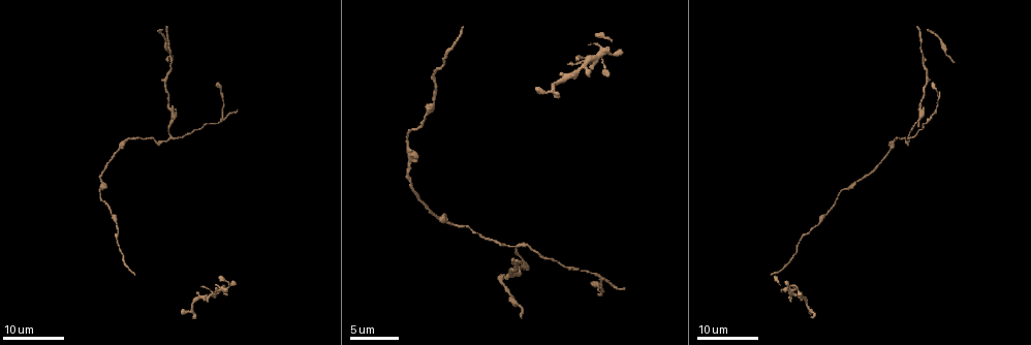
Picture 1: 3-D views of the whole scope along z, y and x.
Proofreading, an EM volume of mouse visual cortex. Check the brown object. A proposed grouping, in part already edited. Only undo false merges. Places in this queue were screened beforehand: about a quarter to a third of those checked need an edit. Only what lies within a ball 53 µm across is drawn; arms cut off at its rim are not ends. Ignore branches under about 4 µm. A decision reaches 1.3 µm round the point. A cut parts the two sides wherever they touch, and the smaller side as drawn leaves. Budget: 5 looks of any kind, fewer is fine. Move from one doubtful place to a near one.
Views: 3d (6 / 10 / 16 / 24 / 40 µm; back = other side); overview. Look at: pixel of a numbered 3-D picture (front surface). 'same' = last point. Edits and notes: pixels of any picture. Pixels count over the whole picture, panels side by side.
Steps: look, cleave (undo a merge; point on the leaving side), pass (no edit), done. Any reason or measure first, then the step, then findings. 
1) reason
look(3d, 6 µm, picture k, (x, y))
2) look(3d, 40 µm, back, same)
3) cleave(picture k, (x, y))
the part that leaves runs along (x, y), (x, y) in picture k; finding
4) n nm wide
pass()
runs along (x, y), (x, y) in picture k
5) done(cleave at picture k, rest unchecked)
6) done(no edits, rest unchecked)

calibre changes
look(3d, 16 µm, picture 1, (453, 223))

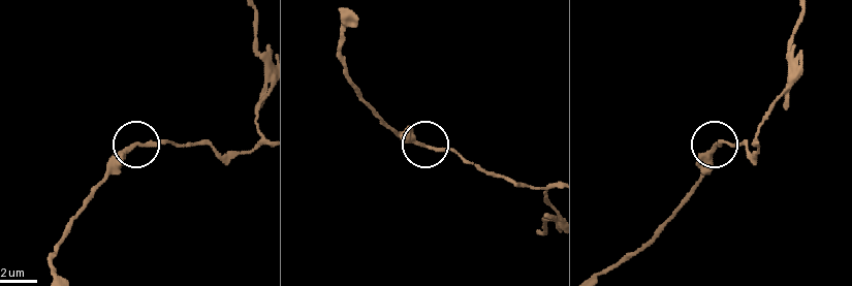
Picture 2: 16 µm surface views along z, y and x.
look(3d, 10 µm, picture 2, (135, 146))

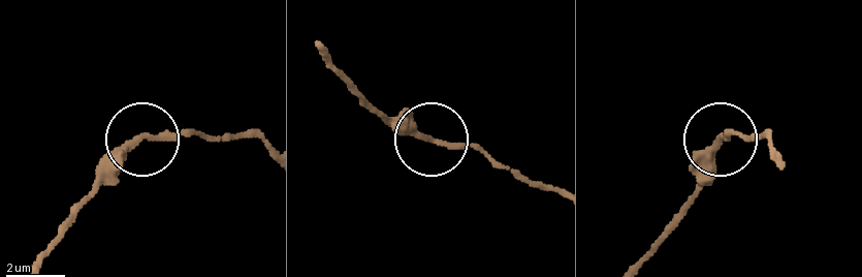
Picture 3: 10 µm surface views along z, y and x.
220 nm wide
pass()
runs along (39, 260), (91, 194), (150, 137), (229, 134) in picture 3; continuous, no second neuron

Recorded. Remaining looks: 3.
thick turns thin
look(3d, 16 µm, picture 1, (409, 144))

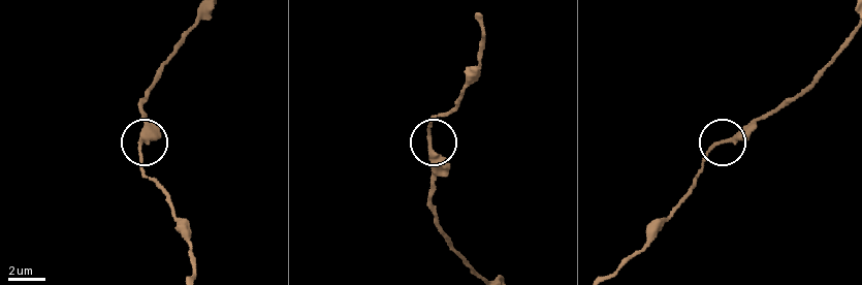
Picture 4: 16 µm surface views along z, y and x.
look(3d, 6 µm, picture 4, (725, 141))

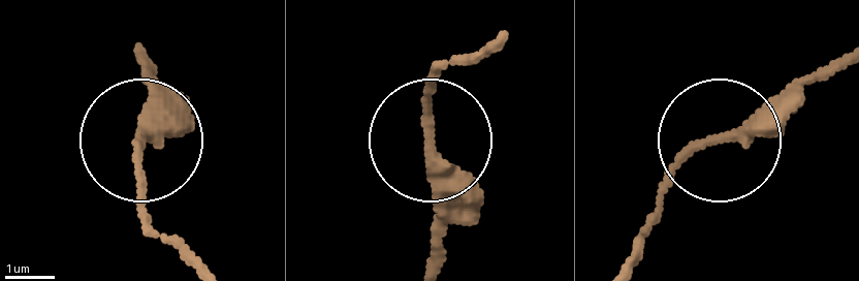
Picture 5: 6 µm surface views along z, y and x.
250 nm wide
pass()
runs along (147, 93), (135, 151), (147, 221) in picture 5; all the same neuron

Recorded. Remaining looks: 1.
done(no edits, rest unchecked)

